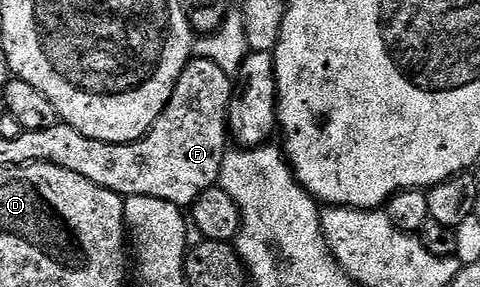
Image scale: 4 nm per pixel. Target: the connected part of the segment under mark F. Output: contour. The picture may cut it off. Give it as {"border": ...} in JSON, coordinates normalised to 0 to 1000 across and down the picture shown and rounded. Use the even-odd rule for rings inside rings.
{"border":[[[406,199],[392,220],[360,310],[356,348],[348,355],[344,380],[302,474],[310,491],[327,491],[331,561],[327,561],[327,575],[319,575],[310,610],[302,610],[298,624],[273,631],[273,683],[327,686],[390,728],[410,700],[410,686],[419,686],[419,672],[427,672],[427,659],[454,641],[465,544],[477,523],[473,383],[481,362],[485,314],[483,265],[479,258],[473,265],[465,247],[471,247],[467,223],[448,220],[442,206]]]}

